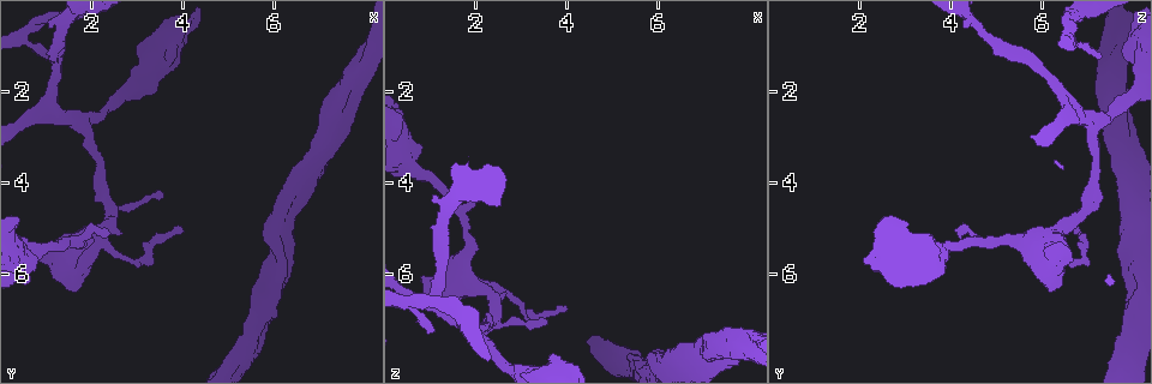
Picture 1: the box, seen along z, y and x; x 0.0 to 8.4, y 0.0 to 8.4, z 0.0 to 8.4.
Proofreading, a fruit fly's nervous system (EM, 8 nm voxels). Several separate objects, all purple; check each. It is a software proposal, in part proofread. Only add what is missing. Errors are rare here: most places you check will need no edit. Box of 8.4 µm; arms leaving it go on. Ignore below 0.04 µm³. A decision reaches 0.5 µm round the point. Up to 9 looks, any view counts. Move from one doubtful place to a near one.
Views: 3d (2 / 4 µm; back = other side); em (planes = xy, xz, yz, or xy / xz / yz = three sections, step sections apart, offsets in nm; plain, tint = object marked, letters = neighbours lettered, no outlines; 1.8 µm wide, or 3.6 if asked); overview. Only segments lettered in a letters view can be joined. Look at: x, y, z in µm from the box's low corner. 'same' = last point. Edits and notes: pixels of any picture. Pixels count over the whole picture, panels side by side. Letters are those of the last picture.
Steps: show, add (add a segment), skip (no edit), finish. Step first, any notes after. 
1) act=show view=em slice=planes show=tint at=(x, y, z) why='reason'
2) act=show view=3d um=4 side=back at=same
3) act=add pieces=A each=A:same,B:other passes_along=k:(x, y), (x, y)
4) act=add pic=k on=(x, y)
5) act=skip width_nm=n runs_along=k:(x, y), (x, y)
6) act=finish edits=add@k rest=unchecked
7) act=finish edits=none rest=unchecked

act=show view=em slice=xz step=8 show=letters at=(1.40, 5.65, 5.70) why='an open end'

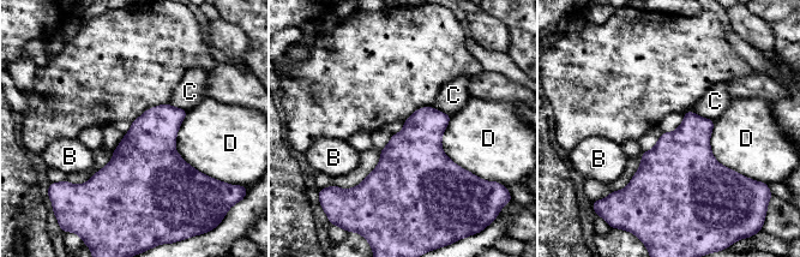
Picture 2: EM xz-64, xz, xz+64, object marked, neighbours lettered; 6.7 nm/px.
act=show view=em slice=planes show=letters at=same

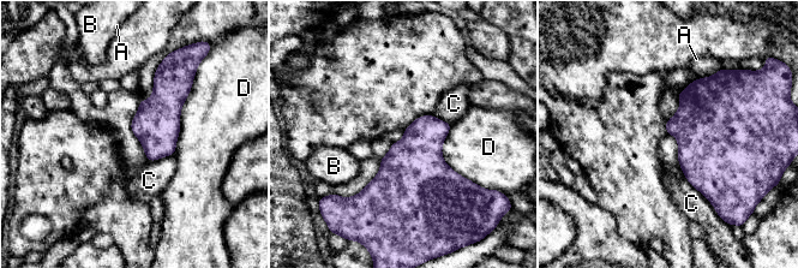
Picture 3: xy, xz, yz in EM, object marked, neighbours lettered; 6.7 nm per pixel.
act=skip each=A:other,B:other,C:other,D:other border=3:(684, 176), (714, 207) found='none of them fits'

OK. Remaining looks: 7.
act=show view=em slice=xz step=16 show=plain at=(6.10, 5.40, 7.75) why='stops while still wide'

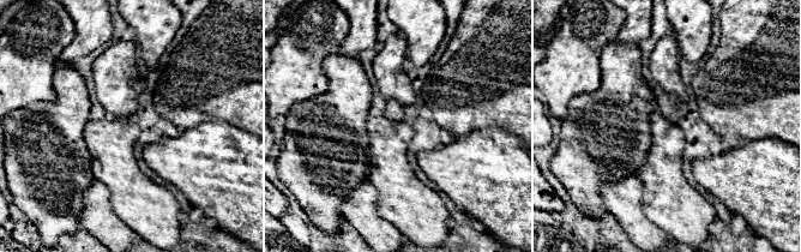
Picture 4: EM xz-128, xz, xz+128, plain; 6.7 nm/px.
act=show view=em slice=xz step=16 show=letters at=same

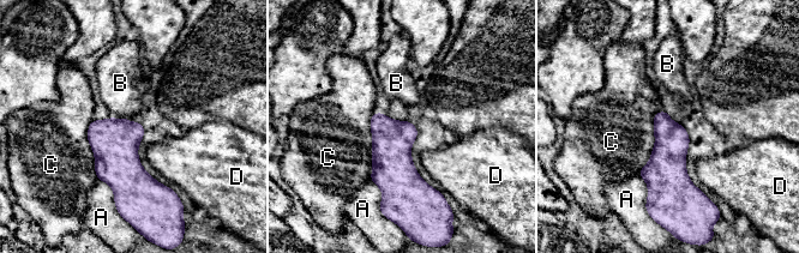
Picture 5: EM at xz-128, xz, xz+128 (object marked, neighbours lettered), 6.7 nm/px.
act=skip each=A:other,B:other,C:other,D:other found='no lettered segment goes on from it'

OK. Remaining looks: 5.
act=show view=em um=3.6 slice=planes show=tint at=(3.70, 1.15, 7.75) why='free end'

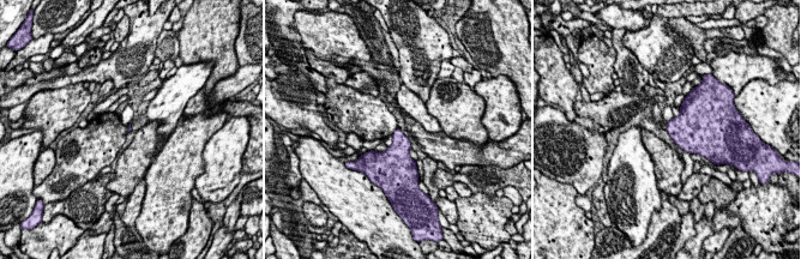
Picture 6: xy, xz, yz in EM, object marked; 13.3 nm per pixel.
act=show view=em um=3.6 slice=planes show=letters at=same why='what lies round it'

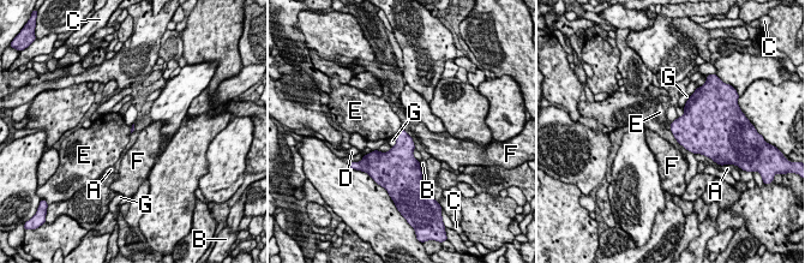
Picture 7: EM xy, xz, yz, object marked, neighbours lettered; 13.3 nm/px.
act=skip each=A:other,B:other,C:other,D:other,E:other,F:other,G:other border=7:(400, 129), (395, 135) found='none of them fits'

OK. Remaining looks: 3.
act=show view=3d um=4 at=(1.10, 1.25, 7.25) why='tapers out'

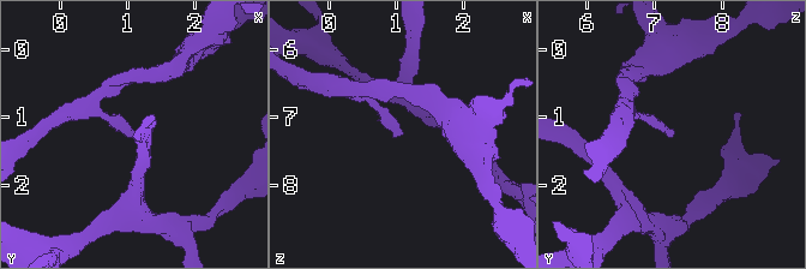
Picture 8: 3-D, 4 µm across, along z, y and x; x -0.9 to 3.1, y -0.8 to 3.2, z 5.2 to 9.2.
act=show view=em slice=xy step=8 show=plain at=(1.05, 1.25, 7.25)

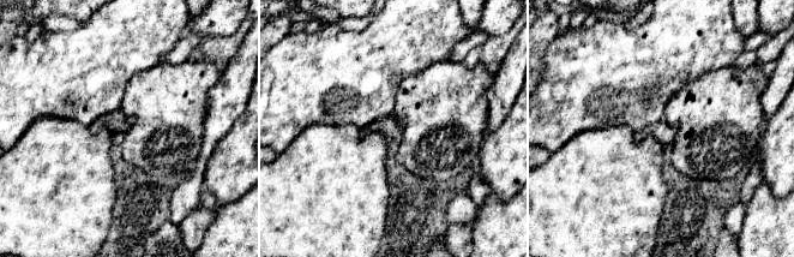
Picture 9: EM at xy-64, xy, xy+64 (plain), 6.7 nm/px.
act=show view=em slice=xy step=8 show=letters at=same why='what lies round it'

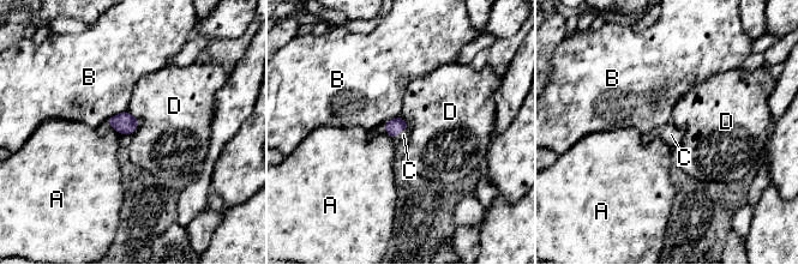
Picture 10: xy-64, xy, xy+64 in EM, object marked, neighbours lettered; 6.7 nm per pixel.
act=add pieces=C each=A:other,B:other,C:same,D:other found='the cell continues'

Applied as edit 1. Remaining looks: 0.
act=finish edits=add@10 rest=unchecked

